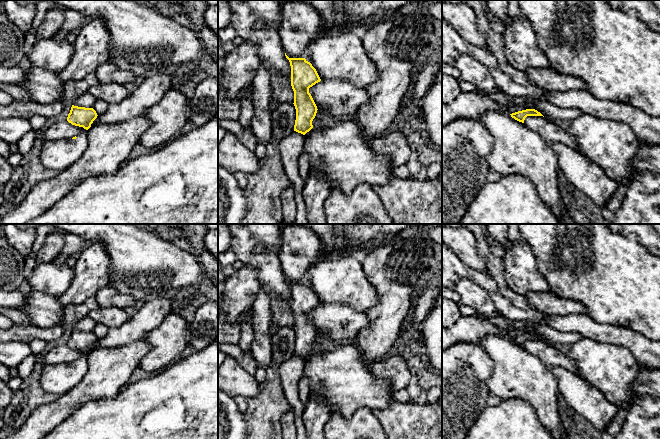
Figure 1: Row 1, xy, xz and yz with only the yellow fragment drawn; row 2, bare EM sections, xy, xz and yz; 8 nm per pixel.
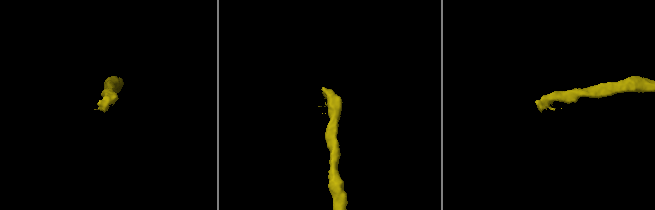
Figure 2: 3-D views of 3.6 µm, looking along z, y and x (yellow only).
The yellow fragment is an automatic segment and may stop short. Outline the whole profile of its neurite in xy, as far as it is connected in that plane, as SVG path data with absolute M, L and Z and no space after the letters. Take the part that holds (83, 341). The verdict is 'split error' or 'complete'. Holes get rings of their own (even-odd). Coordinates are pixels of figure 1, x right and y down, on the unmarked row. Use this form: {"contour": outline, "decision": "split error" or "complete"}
{"contour": "M72 329L67 345L84 354L72 363L45 365L40 378L42 389L58 397L78 385L88 370L87 354L97 340L93 332Z", "decision": "split error"}

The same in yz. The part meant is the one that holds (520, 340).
{"contour": "M526 333L510 338L515 344L524 347L527 340L543 340L540 336L535 333Z", "decision": "complete"}

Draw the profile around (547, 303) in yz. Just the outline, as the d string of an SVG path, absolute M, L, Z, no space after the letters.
M530 292L524 297L532 308L546 315L586 314L586 308L582 304L551 292Z

